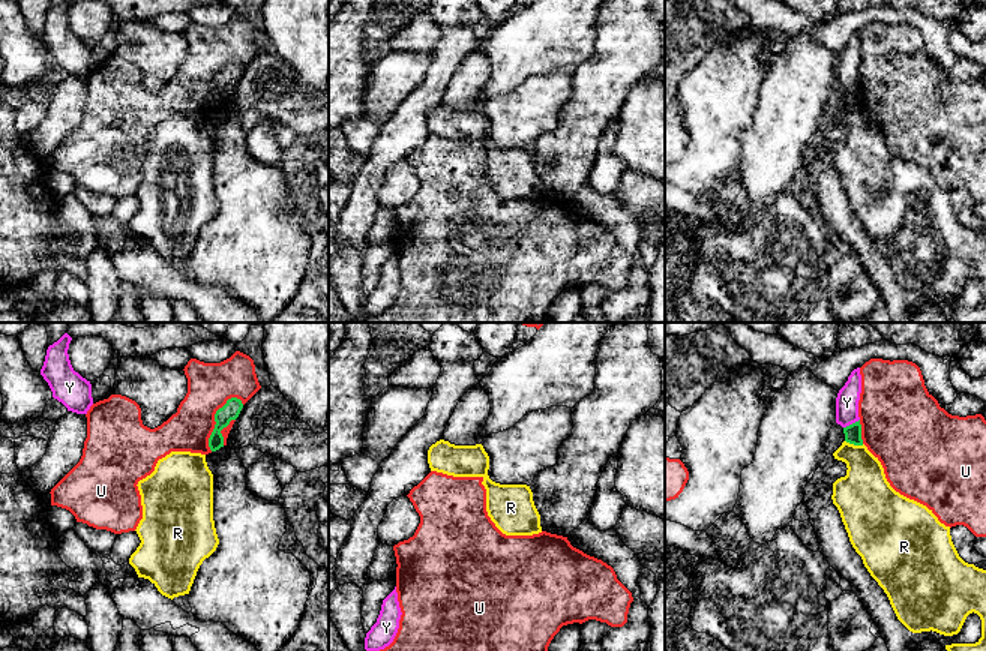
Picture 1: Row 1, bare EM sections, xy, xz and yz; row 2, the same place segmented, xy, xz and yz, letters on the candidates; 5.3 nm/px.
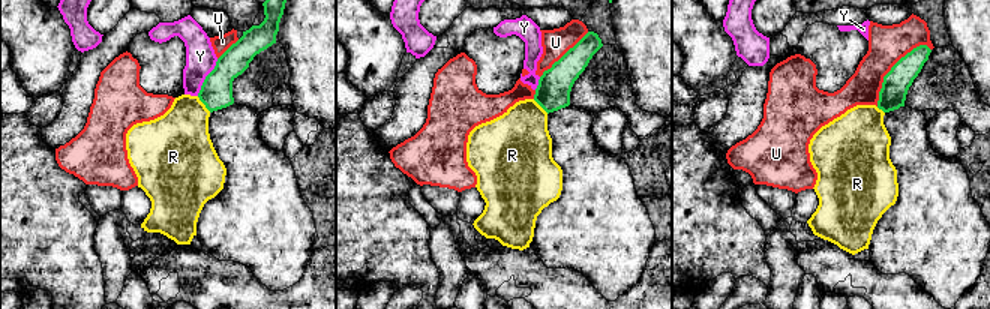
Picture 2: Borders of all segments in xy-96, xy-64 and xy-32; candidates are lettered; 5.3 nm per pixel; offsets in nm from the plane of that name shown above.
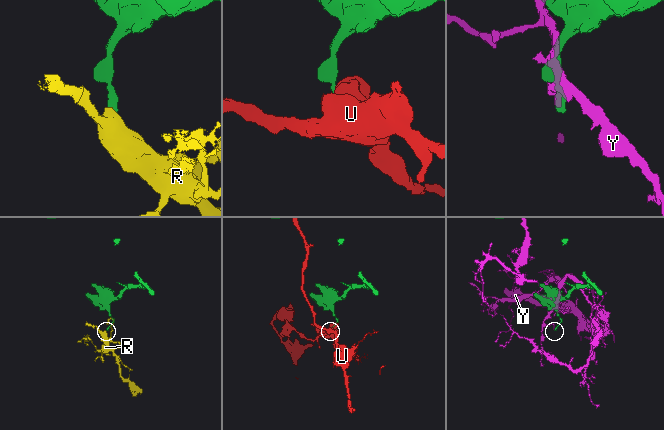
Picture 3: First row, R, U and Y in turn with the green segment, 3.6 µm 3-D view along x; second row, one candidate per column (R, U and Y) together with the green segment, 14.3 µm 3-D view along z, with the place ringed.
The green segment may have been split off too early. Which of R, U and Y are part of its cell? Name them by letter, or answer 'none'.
none

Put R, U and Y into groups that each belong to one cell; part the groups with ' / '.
R / U / Y

